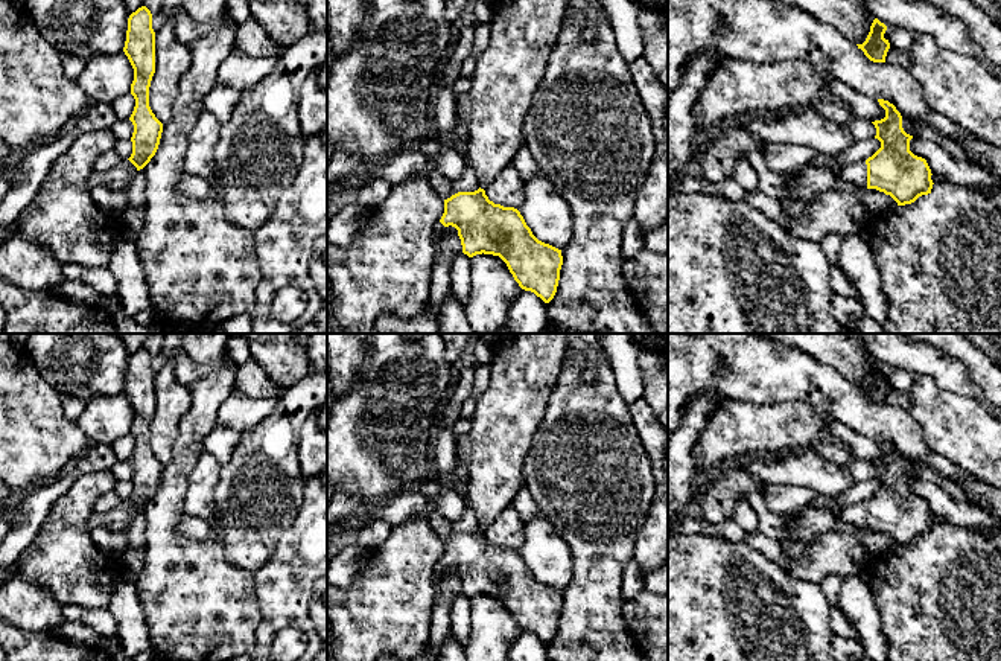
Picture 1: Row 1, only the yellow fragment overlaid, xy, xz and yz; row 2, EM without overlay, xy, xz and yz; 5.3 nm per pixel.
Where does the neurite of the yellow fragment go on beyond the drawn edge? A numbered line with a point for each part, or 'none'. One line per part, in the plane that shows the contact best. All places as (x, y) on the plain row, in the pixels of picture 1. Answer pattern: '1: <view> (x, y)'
1: yz (857, 514)

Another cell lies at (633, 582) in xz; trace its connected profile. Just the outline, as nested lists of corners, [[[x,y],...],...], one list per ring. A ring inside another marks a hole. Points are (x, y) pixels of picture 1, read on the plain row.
[[[634,559],[627,565],[622,582],[621,582],[621,594],[624,599],[631,599],[645,589],[645,580],[640,567]]]

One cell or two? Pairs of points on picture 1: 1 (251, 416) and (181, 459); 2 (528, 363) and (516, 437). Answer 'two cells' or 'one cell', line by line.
1: two cells
2: one cell

